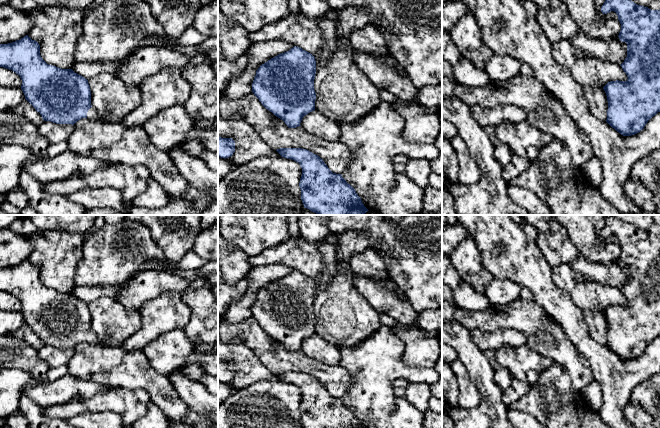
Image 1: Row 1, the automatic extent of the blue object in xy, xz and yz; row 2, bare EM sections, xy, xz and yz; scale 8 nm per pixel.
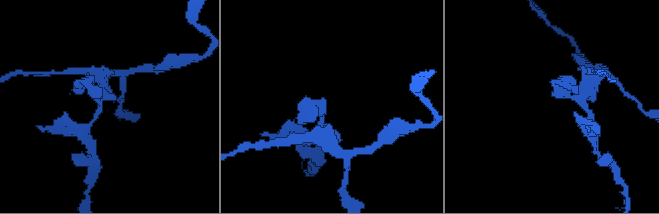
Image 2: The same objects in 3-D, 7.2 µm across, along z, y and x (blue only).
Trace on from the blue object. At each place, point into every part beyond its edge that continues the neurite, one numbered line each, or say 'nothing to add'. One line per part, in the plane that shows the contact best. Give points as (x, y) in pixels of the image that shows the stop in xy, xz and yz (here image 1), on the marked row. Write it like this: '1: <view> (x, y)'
1: xy (92, 114)

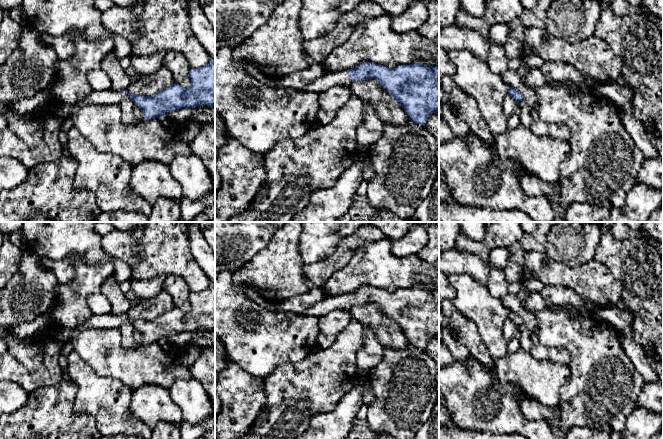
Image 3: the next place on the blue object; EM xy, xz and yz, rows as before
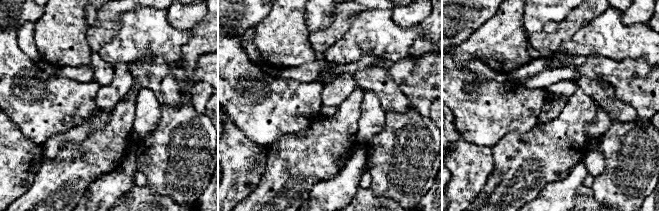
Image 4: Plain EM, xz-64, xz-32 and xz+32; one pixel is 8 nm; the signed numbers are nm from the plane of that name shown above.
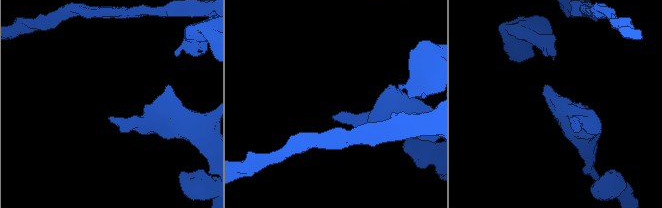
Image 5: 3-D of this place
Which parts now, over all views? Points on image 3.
1: xz (328, 80)

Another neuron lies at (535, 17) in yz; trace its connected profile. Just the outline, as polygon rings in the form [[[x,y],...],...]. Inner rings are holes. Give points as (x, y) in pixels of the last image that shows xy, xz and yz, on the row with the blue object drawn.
[[[537,0],[535,8],[523,12],[519,19],[509,23],[510,33],[504,46],[509,59],[523,56],[525,30],[528,27],[545,27],[546,11],[554,0]]]

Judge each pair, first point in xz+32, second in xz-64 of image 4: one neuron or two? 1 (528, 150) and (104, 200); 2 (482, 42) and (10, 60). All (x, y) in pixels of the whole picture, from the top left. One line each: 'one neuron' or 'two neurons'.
1: two neurons
2: two neurons

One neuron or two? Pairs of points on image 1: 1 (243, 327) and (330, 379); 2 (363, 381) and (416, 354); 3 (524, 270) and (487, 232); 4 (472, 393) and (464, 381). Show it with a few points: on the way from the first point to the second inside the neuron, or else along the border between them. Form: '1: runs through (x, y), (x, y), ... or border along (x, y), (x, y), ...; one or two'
1: runs through (265, 347), (280, 360), (297, 361), (308, 365); one
2: border along (402, 359), (409, 365), (426, 366); two
3: runs through (515, 258), (508, 251), (508, 244), (499, 238); one
4: runs through (469, 390), (465, 384); one

